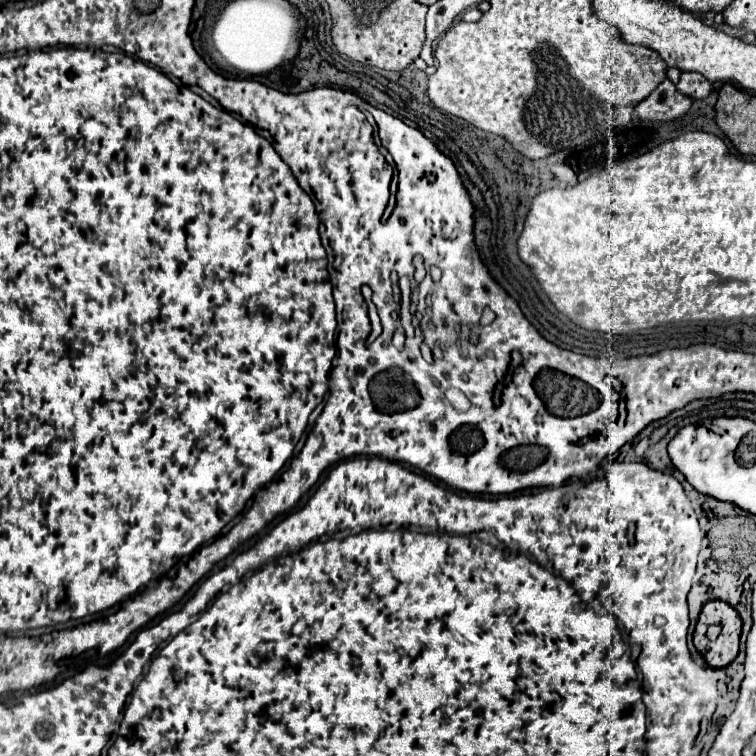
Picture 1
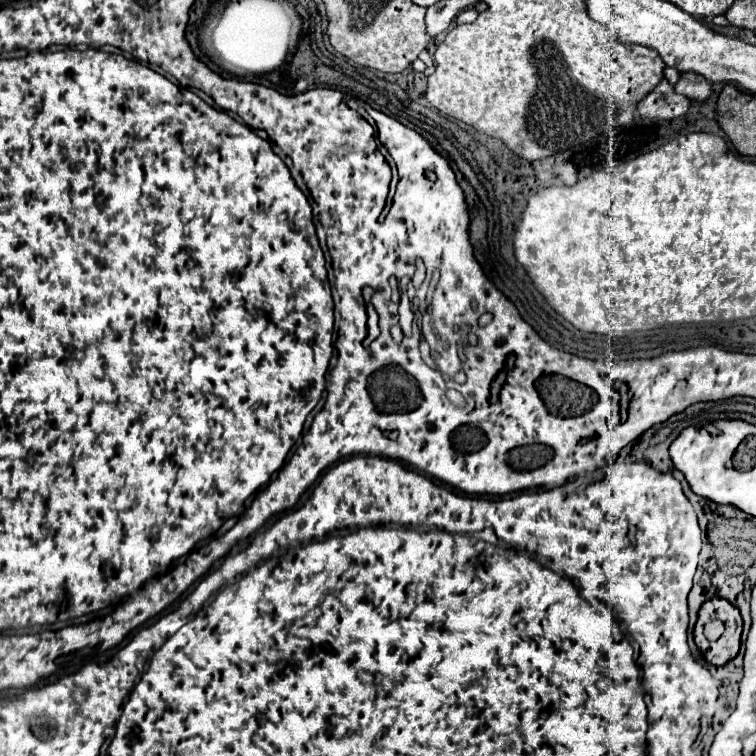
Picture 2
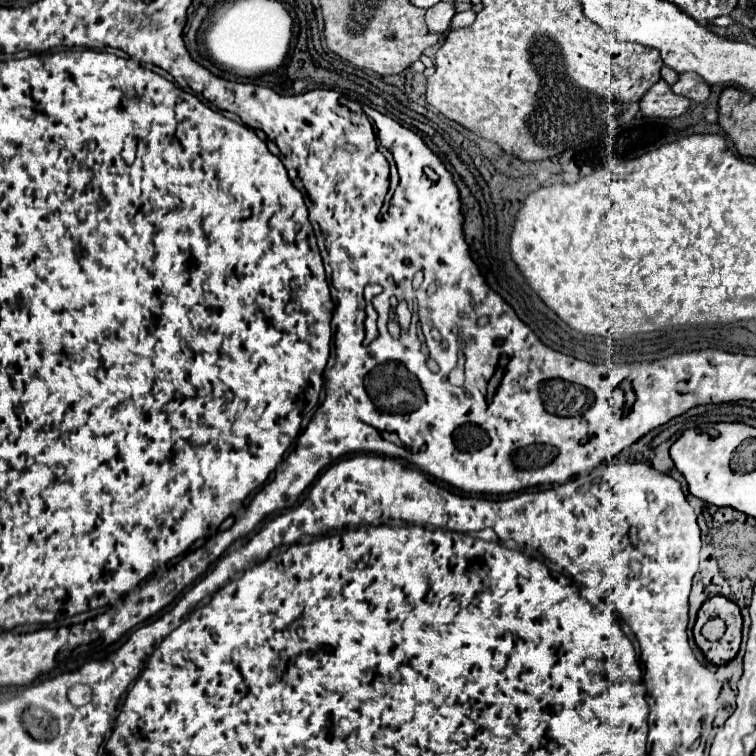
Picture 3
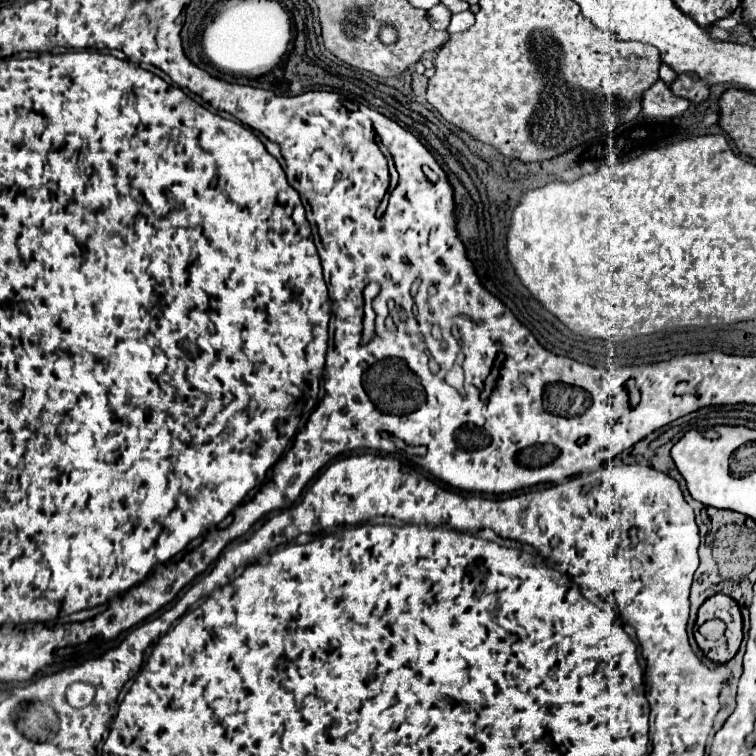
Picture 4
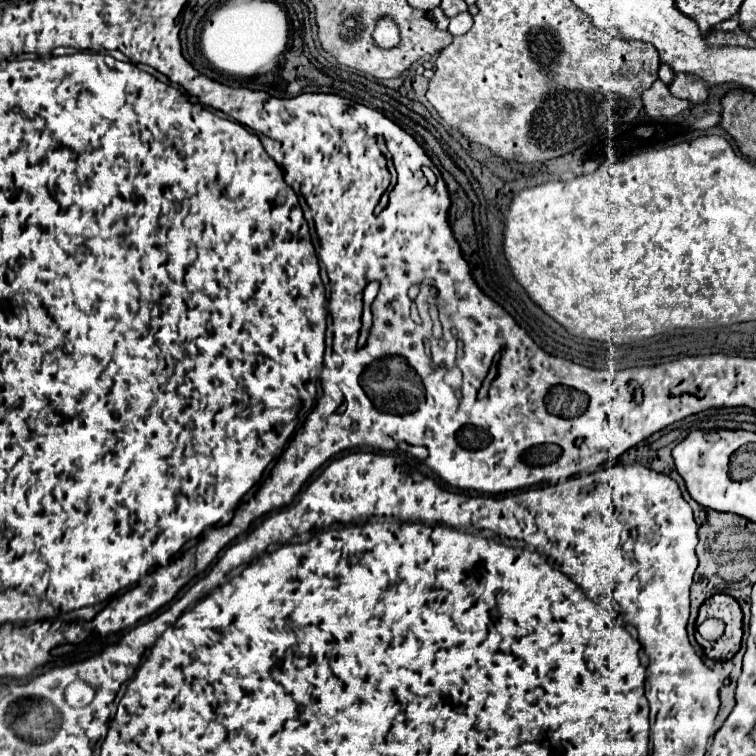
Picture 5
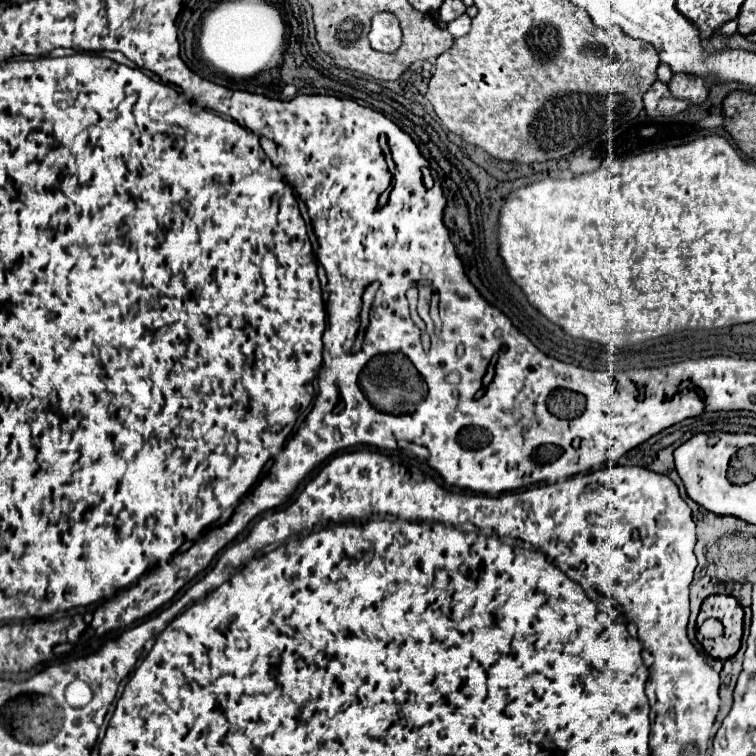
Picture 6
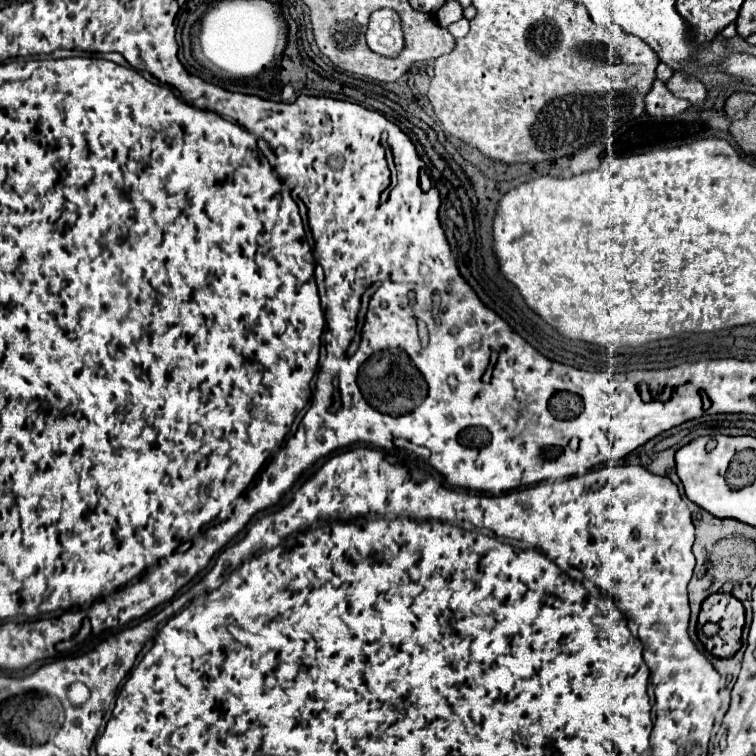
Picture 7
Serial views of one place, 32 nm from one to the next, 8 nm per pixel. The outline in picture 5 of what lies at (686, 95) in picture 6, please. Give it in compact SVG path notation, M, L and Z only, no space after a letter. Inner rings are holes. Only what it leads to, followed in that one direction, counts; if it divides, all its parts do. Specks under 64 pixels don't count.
M676 74L674 82L670 84L670 92L676 98L684 98L692 104L700 104L708 98L708 84L704 84L704 80L700 80L698 76L692 74Z

